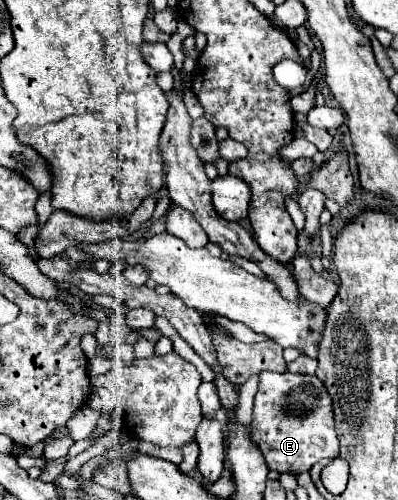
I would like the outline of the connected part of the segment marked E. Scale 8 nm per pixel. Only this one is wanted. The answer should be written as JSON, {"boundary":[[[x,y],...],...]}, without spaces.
{"boundary":[[[262,373],[254,397],[252,439],[260,447],[270,471],[304,473],[322,459],[338,455],[332,399],[316,375]]]}

